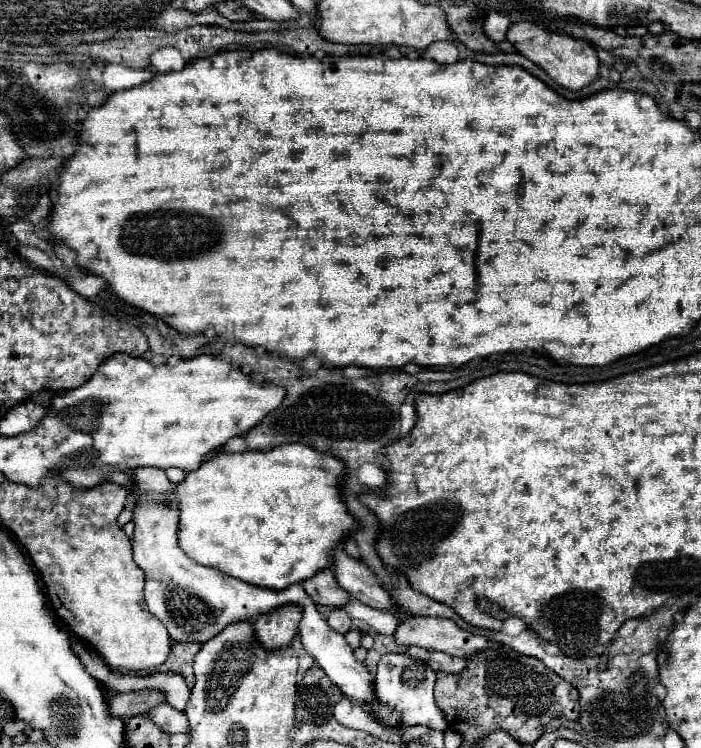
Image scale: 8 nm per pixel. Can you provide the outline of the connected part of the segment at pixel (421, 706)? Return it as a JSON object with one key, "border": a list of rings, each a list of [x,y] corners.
{"border":[[[385,654],[377,666],[375,674],[375,698],[379,704],[389,706],[401,714],[401,726],[429,726],[433,730],[445,730],[447,722],[443,712],[437,708],[433,700],[433,686],[435,686],[435,670],[415,658],[405,654]]]}

